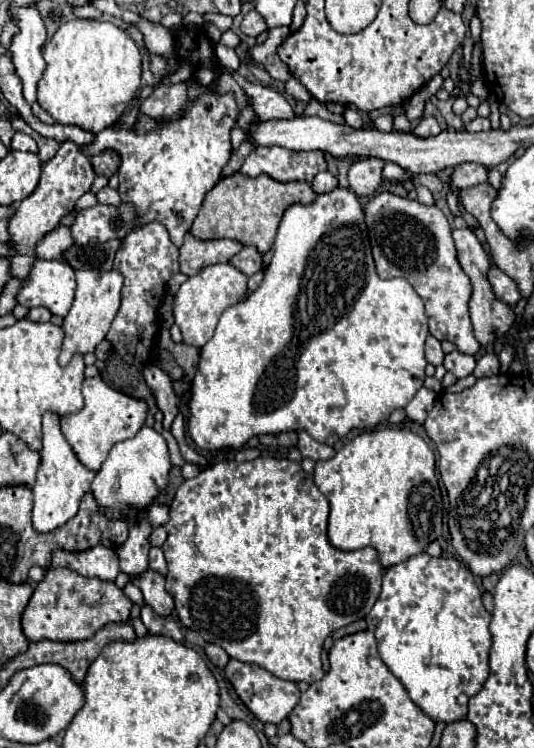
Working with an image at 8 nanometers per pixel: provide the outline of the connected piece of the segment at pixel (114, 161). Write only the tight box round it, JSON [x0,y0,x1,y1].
[92,150,120,178]

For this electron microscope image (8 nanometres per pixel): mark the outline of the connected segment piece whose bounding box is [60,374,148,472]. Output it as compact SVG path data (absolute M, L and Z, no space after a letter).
M100 374L84 380L82 394L84 394L84 408L76 414L68 414L68 416L60 418L62 434L68 440L68 444L72 446L76 458L88 470L98 472L102 462L106 460L106 454L110 452L110 448L120 440L134 438L136 432L144 426L146 416L148 416L148 404L142 398L132 398L132 396L108 386Z

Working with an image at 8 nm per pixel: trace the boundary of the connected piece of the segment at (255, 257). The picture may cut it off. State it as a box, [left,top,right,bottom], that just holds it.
[232,246,262,276]

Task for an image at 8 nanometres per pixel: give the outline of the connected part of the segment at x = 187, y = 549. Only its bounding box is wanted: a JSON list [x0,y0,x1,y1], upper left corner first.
[162,456,386,684]

